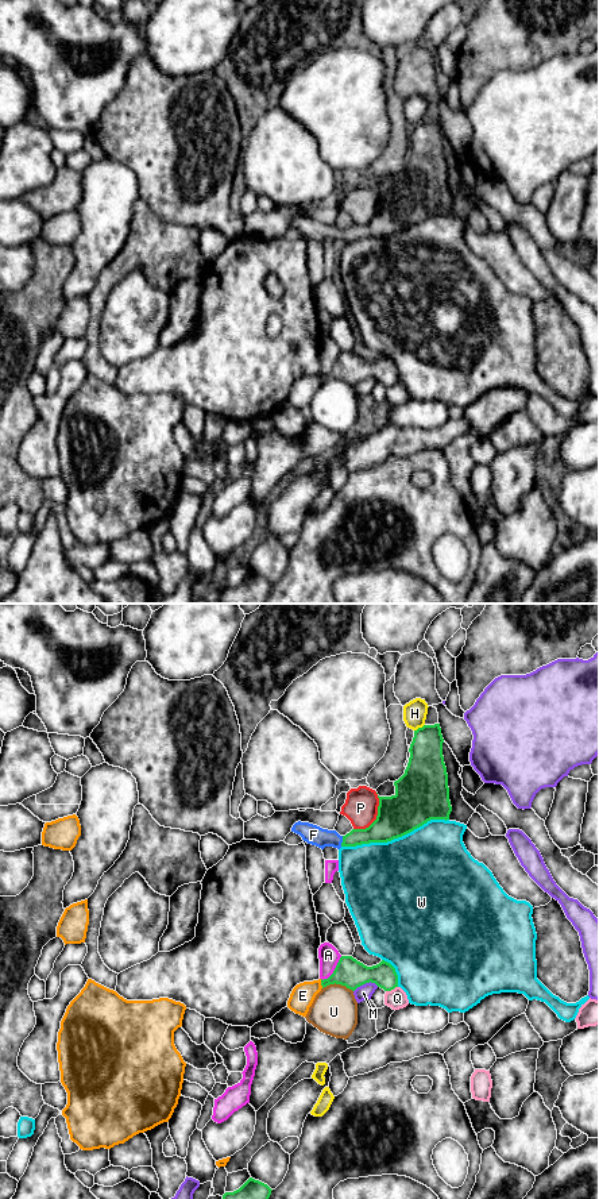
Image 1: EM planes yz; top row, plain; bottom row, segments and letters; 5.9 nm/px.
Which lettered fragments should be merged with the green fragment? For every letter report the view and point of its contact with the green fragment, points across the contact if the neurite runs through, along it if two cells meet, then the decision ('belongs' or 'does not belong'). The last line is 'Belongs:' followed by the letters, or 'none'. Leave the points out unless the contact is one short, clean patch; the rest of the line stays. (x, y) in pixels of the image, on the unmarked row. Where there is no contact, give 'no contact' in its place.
A: yz (335, 365) | does not belong
E: yz (321, 378) | does not belong
F: yz (343, 236) | across yz (382, 224), (343, 236), (313, 230) | belongs
H: yz (418, 123) | does not belong
M: yz (366, 377) | does not belong
P: yz (377, 212) | does not belong
Q: yz (391, 384) | along yz (397, 381), (386, 386) | does not belong
U: yz (337, 378) | does not belong
W: yz (394, 232) | does not belong
Belongs: F

